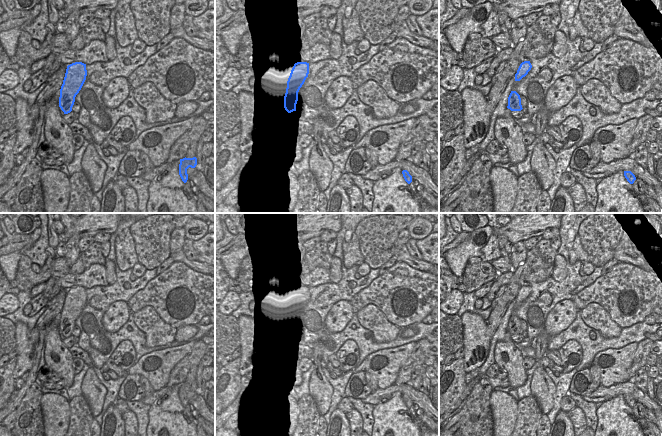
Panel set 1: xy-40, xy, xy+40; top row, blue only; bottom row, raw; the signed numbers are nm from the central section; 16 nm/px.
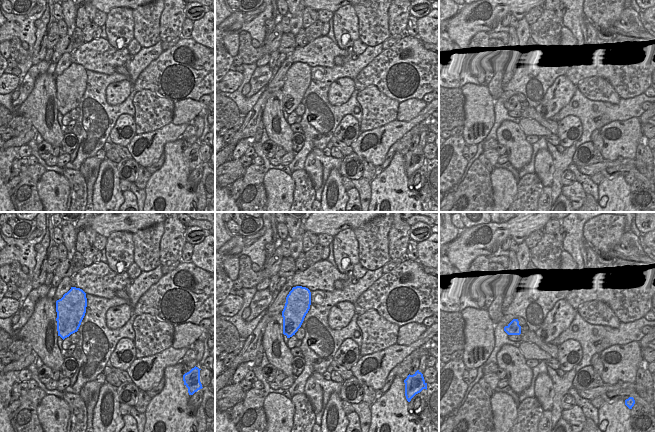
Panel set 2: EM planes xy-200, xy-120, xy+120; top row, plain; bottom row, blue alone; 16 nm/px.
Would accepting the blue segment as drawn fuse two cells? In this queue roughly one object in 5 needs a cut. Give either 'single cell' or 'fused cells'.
single cell

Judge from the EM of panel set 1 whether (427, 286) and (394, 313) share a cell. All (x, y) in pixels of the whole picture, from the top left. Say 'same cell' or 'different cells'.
same cell

